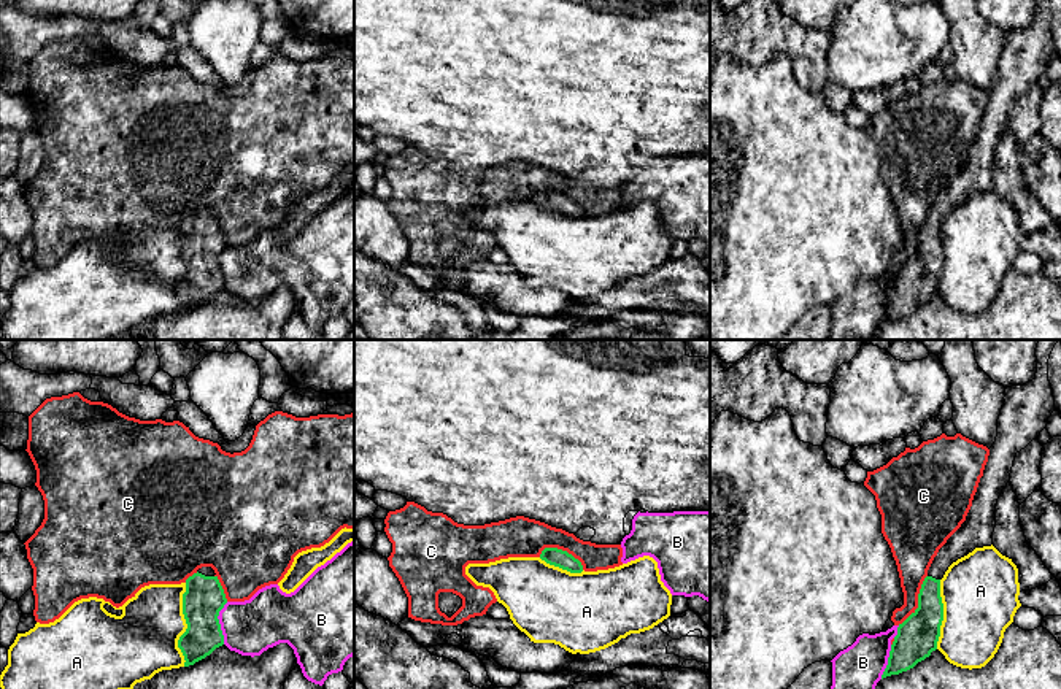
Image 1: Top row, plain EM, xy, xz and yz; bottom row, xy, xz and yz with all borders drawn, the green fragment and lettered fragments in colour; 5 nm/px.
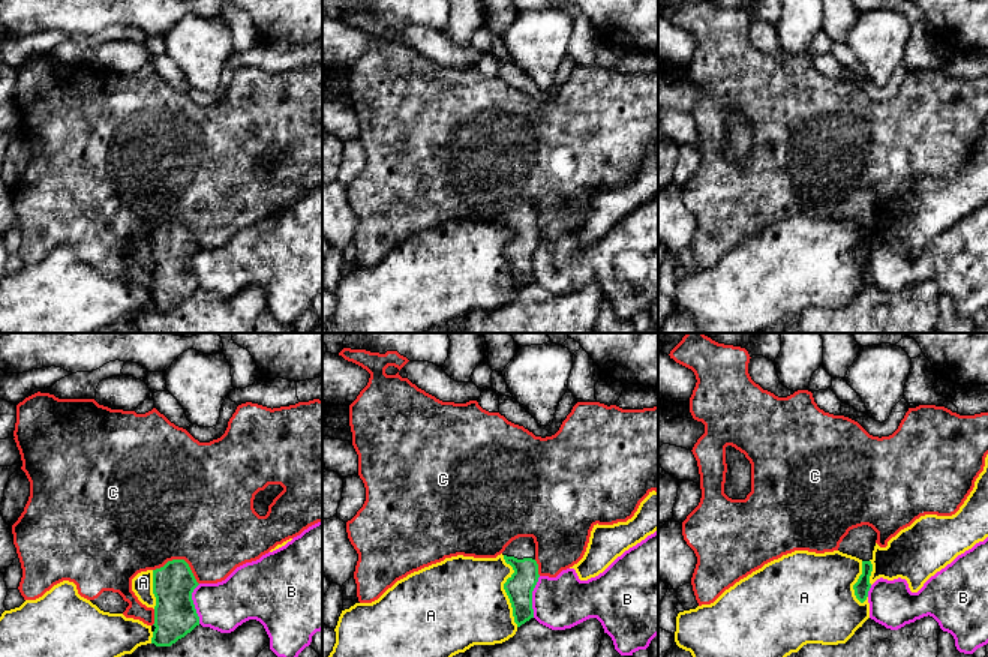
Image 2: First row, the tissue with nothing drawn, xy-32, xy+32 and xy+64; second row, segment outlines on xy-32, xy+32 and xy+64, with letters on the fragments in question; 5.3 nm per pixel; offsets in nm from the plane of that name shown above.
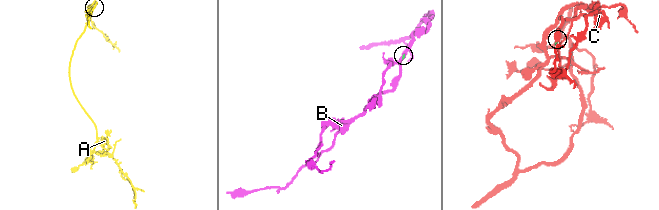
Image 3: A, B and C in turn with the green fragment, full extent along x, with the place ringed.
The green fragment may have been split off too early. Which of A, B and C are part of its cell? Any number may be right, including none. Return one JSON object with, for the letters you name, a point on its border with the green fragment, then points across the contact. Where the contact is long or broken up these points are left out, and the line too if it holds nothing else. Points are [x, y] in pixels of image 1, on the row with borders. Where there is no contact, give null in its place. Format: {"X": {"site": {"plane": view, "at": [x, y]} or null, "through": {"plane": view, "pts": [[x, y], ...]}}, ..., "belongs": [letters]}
{"belongs": []}

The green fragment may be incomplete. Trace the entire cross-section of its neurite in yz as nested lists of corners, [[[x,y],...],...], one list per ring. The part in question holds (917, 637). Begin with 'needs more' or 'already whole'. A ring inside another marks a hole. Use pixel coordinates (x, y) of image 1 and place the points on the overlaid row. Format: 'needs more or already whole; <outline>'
needs more; [[[1039,340],[1036,378],[1023,386],[1005,389],[997,419],[997,437],[990,448],[972,506],[966,521],[934,557],[918,594],[918,608],[899,624],[882,679],[913,668],[937,649],[943,621],[940,579],[953,562],[975,548],[993,545],[996,503],[1010,481],[1015,456],[1039,438],[1055,411],[1053,389],[1048,381],[1048,359],[1058,341]]]

